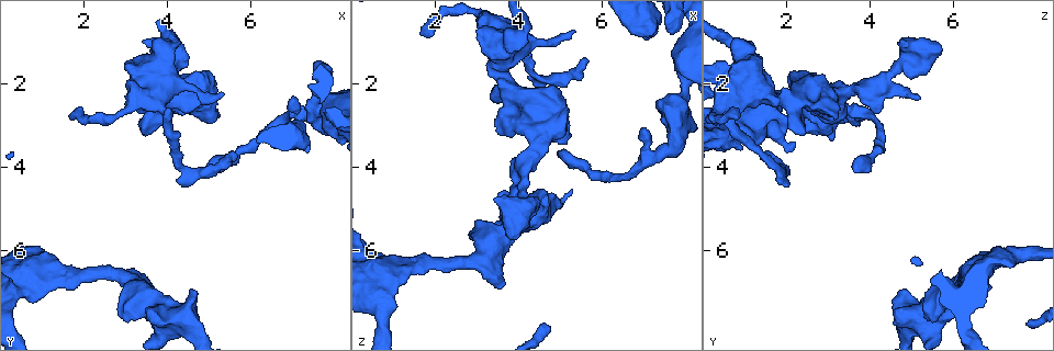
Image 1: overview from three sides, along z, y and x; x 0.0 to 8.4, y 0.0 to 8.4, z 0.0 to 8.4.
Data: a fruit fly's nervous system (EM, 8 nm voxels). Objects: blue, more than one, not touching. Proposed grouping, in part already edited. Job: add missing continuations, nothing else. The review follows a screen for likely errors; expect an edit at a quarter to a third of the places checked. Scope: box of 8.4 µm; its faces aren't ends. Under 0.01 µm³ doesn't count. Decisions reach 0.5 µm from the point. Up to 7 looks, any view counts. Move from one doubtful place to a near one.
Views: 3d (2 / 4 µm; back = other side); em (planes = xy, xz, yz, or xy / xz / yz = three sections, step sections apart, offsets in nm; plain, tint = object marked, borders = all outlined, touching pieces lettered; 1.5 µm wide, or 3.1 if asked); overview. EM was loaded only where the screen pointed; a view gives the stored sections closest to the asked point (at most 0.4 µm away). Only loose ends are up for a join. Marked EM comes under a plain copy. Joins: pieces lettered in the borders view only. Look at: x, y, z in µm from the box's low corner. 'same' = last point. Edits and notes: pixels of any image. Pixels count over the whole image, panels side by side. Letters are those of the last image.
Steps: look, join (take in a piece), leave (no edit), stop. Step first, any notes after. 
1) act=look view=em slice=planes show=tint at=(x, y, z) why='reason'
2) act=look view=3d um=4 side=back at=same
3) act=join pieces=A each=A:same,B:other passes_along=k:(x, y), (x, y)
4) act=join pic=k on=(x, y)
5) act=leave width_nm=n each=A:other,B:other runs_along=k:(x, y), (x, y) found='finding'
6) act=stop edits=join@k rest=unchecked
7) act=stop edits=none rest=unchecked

act=look view=em slice=planes show=borders at=(1.00, 7.15, 6.25) why='an open end'

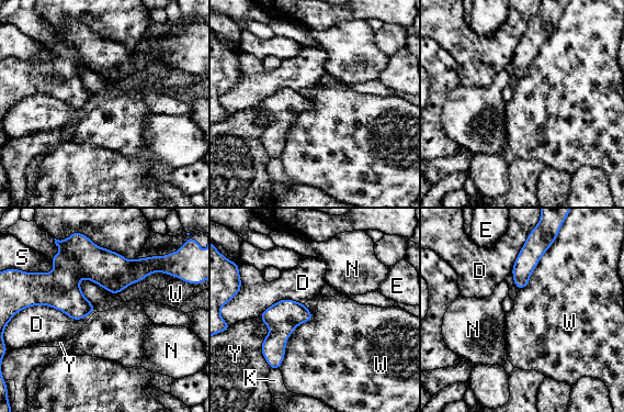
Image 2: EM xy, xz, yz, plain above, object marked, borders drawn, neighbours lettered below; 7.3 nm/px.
act=leave each=D:other,E:other,K:other,N:other,S:other,W:other,Y:other border=2:(305, 303), (279, 368) found='none of them fits'

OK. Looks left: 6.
act=look view=3d um=4 at=(7.10, 3.55, 0.95) why='thick end'

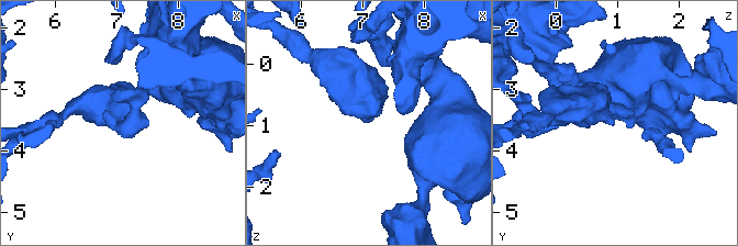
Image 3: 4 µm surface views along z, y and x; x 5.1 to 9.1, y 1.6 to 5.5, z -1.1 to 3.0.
act=look view=em slice=planes show=borders at=(7.05, 3.60, 0.95) why='shape alone is not enough'

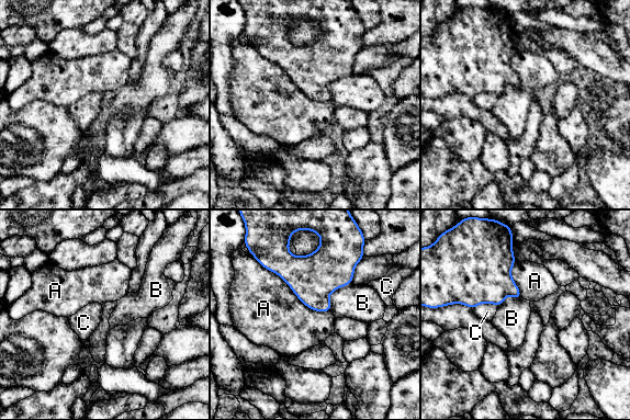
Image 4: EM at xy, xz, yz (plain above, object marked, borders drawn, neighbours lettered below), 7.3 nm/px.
act=leave each=A:other,B:other,C:other border=4:(351, 283), (329, 295), (329, 310) found='none of them fits'

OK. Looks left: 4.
act=look view=em slice=planes show=borders at=(3.85, 1.20, 5.80) why='free end'

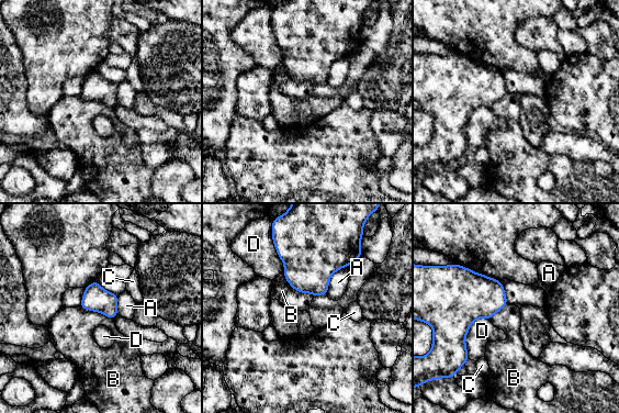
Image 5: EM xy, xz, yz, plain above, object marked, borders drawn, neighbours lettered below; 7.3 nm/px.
act=leave each=A:other,B:other,C:other,D:other border=5:(78, 307), (101, 312), (113, 320) found='none of them fits'

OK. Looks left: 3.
act=stop edits=none rest=unchecked

